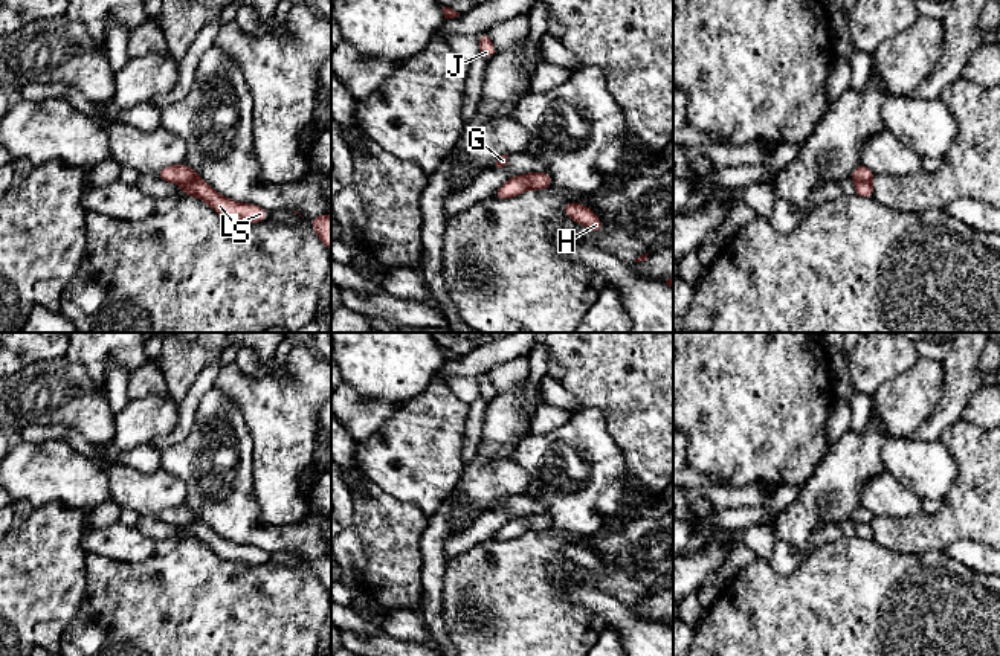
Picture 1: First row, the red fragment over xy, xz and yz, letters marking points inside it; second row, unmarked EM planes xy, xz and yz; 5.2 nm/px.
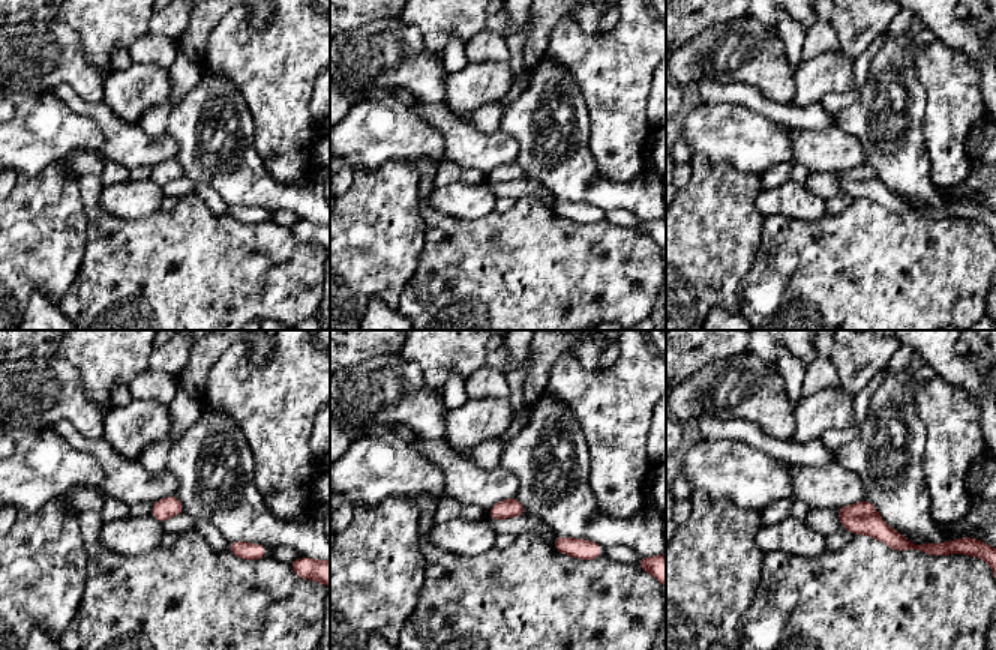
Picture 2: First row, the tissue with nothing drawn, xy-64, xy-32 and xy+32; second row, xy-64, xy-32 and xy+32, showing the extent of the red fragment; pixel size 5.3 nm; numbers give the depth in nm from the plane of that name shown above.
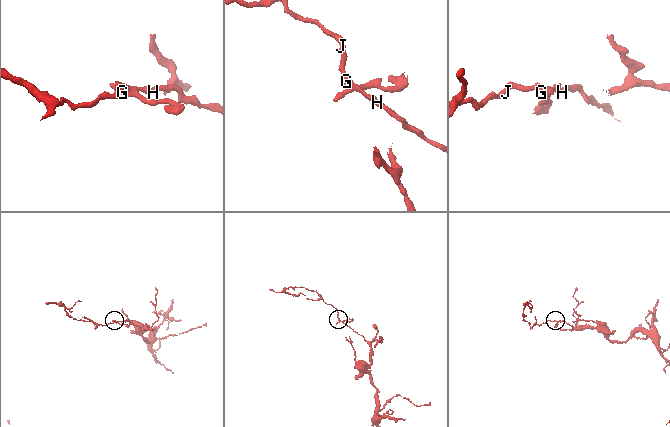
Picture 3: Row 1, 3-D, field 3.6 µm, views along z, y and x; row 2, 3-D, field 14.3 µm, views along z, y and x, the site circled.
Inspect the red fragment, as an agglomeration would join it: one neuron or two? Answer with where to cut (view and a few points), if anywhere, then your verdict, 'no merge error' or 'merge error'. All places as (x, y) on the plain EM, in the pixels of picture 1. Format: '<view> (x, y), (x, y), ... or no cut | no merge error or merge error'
xy (197, 519), (182, 527) | merge error

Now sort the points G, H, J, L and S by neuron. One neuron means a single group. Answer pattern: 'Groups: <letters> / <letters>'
Groups: G H J / L S

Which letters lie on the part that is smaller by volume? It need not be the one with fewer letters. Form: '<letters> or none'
L, S

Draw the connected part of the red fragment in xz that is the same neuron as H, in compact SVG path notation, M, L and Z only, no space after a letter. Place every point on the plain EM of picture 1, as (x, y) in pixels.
M569 543L563 546L563 554L579 566L583 566L589 571L592 571L597 575L602 575L603 566L600 560L586 548L582 548L579 545Z

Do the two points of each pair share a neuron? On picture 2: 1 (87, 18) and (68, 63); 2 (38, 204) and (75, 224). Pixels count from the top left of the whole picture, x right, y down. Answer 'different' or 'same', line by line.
1: different
2: same

